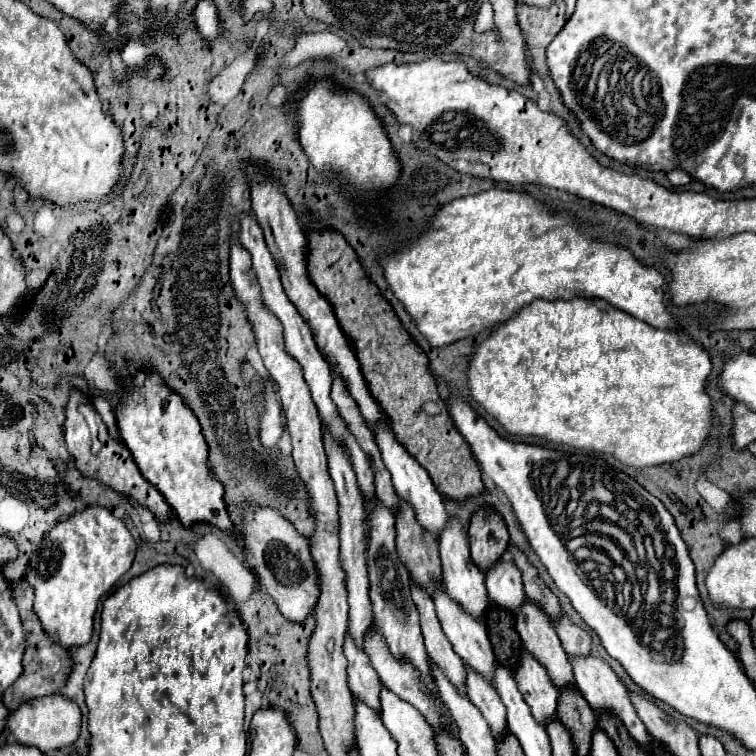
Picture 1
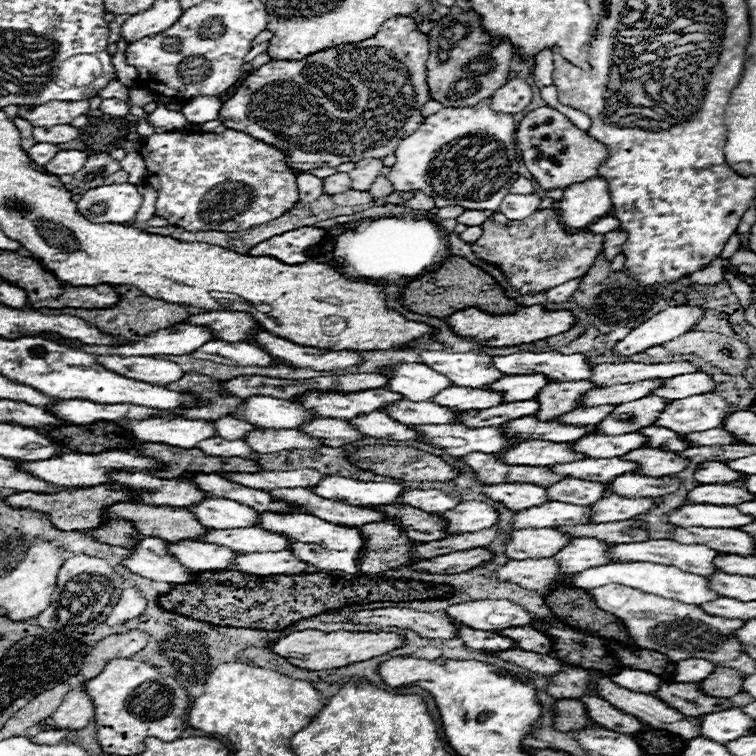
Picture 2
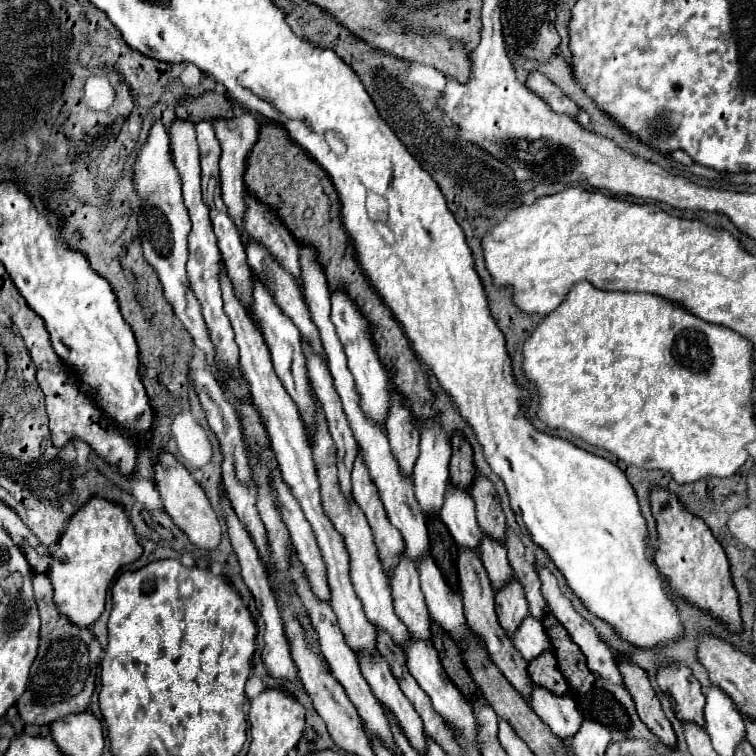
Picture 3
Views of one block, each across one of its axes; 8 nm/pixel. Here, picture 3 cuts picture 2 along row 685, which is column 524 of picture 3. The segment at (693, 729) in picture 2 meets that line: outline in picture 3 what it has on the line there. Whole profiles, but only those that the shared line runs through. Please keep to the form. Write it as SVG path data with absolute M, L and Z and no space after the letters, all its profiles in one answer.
M510 580L496 592L494 602L498 622L510 636L516 630L516 624L520 624L520 620L524 620L524 616L528 614L528 602L522 584L518 580Z

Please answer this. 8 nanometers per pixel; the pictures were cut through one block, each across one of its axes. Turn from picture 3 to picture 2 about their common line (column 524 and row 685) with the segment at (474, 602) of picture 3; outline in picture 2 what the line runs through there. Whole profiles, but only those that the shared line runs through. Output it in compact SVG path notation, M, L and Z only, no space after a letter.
M662 682L656 696L664 698L664 702L668 702L670 706L676 706L678 710L684 710L684 714L692 714L694 718L710 714L710 712L734 708L734 704L728 698L708 696L700 690L698 684L682 684L682 682L668 684L668 682Z

